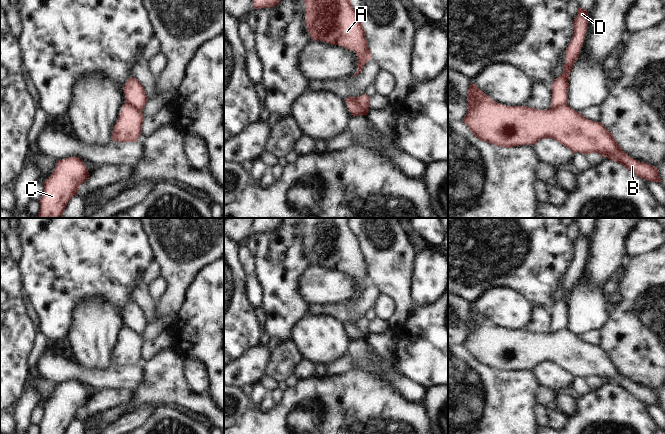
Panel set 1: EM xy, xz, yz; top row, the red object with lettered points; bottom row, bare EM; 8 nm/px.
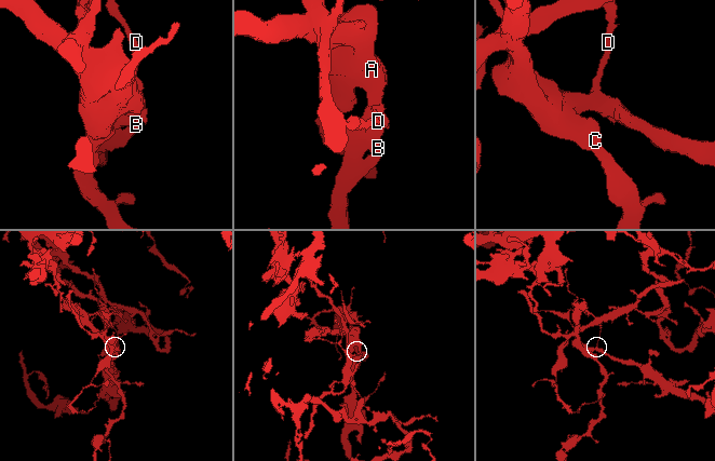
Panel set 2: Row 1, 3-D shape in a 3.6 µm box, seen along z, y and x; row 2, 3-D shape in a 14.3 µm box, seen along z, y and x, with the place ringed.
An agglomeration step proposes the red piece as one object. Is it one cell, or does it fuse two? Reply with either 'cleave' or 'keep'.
cleave

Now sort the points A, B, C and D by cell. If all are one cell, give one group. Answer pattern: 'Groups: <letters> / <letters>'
Groups: A B C / D.

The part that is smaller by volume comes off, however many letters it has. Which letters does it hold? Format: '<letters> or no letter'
D

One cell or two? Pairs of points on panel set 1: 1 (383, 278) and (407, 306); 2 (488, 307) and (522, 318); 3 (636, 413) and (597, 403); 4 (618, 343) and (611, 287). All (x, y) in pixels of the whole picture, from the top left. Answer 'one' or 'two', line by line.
1: one
2: one
3: one
4: two

